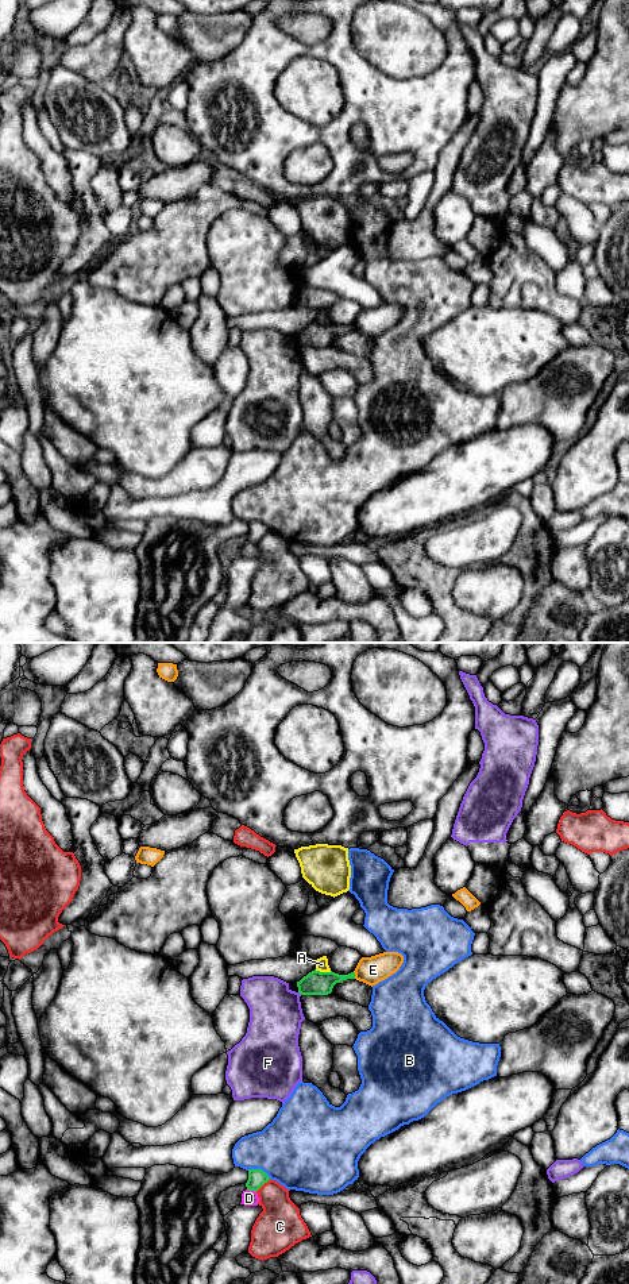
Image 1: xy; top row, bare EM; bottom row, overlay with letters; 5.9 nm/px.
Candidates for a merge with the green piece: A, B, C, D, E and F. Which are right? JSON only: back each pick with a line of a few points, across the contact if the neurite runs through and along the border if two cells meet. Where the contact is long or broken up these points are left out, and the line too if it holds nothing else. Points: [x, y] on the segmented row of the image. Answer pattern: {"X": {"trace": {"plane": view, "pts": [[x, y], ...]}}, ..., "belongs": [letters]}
{"belongs": []}

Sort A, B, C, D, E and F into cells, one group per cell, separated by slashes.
A C / B / D / E / F

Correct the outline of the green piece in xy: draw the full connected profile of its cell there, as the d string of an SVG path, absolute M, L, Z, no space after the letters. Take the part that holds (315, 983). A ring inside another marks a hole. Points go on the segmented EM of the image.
M314 969L297 982L297 987L301 995L328 995L336 983L347 979L355 979L355 972L339 975L332 971L320 972Z

